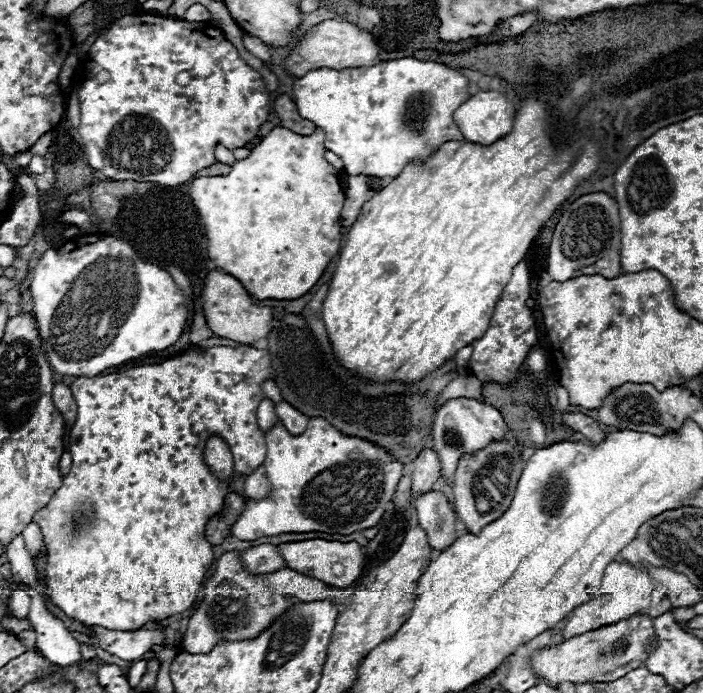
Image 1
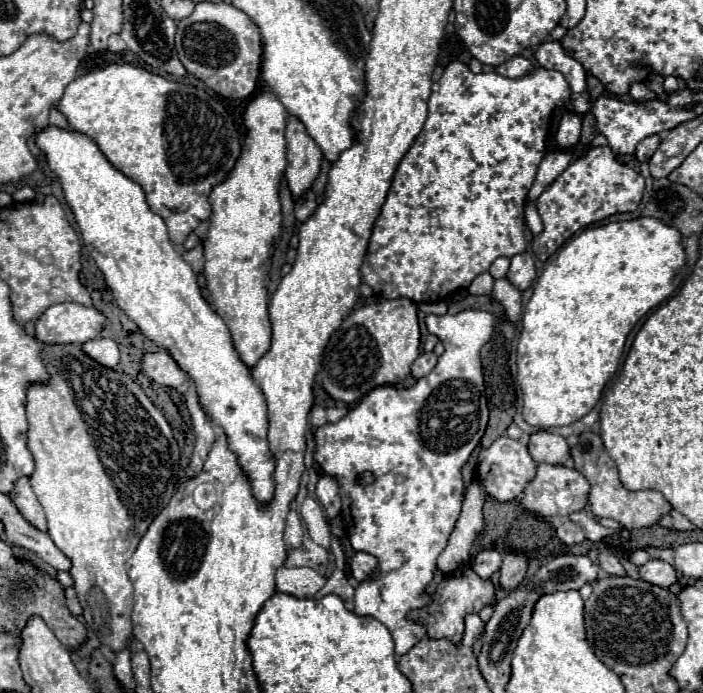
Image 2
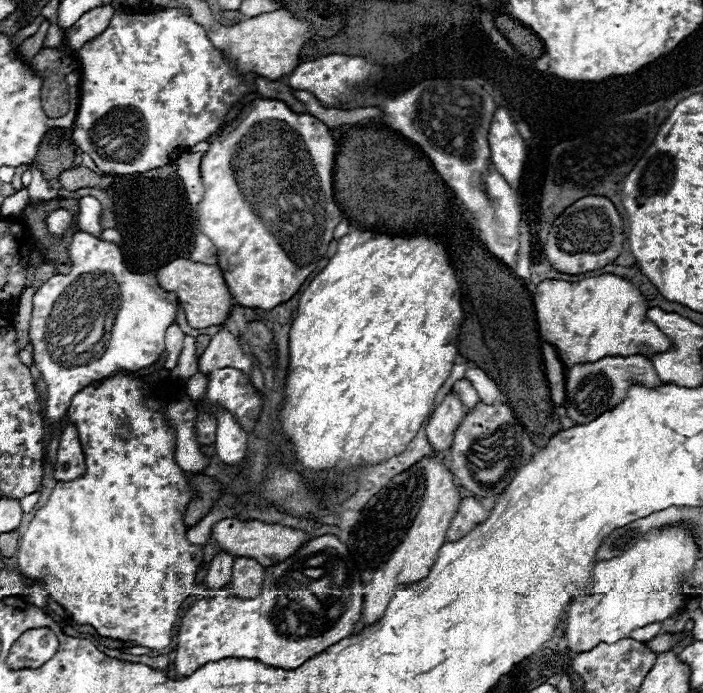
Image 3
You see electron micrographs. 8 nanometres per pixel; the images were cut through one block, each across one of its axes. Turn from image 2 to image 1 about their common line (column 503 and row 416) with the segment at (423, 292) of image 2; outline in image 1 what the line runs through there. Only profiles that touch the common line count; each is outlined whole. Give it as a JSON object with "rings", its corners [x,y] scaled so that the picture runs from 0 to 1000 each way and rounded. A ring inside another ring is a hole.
{"rings":[[[270,499],[267,505],[230,525],[205,525],[205,528],[193,528],[179,537],[162,537],[162,540],[114,543],[102,551],[100,560],[111,586],[108,612],[100,618],[100,641],[97,641],[100,655],[102,655],[102,675],[91,687],[88,701],[77,710],[71,724],[48,742],[48,753],[57,759],[60,773],[63,773],[63,788],[65,788],[65,854],[83,877],[88,877],[100,892],[122,903],[145,903],[154,909],[196,909],[208,898],[228,898],[228,895],[236,895],[239,889],[256,886],[279,869],[287,837],[292,835],[296,820],[304,811],[302,785],[290,773],[293,753],[302,745],[316,739],[319,719],[327,710],[327,698],[344,687],[358,684],[376,667],[378,638],[364,609],[364,592],[370,580],[378,574],[373,566],[373,554],[390,545],[393,545],[393,537],[387,531],[384,511],[378,505],[364,505],[364,502],[350,502],[350,499],[339,499],[339,502]],[[296,629],[313,629],[327,644],[333,675],[324,693],[307,690],[299,672],[293,672],[290,667],[290,646],[293,646]]]}

